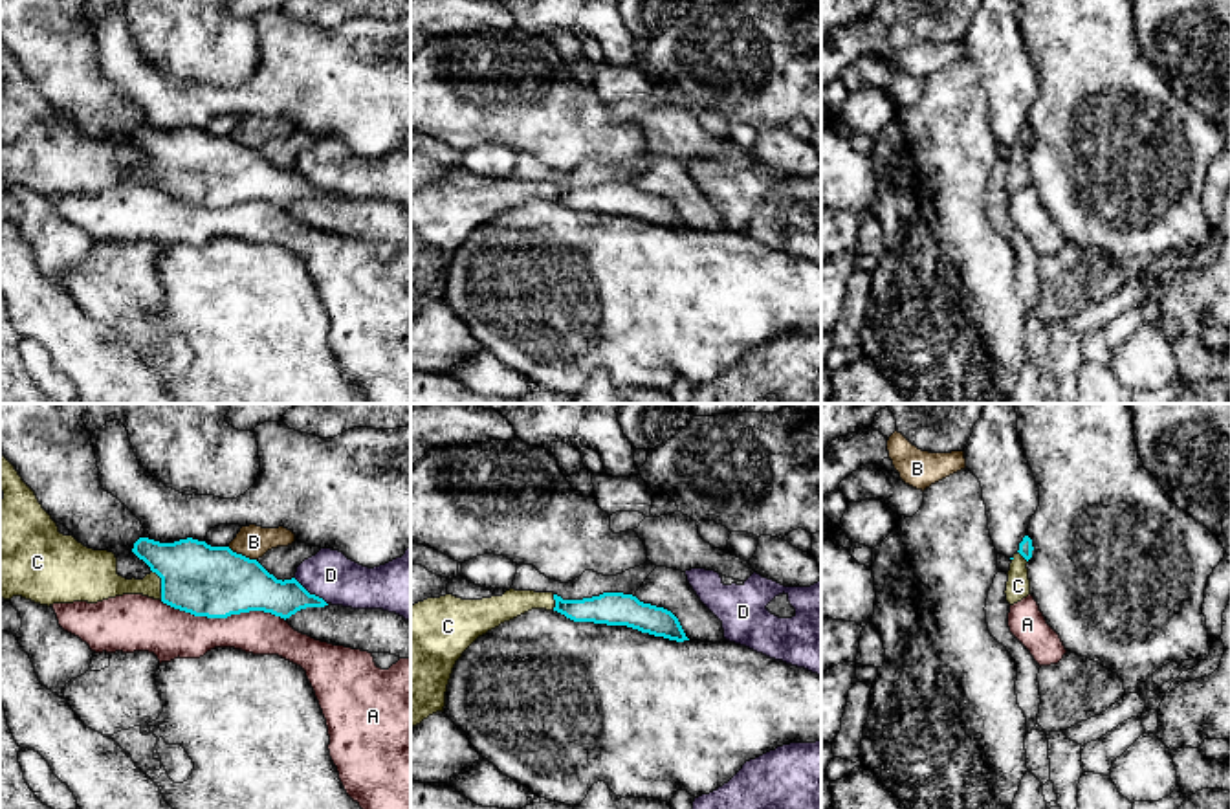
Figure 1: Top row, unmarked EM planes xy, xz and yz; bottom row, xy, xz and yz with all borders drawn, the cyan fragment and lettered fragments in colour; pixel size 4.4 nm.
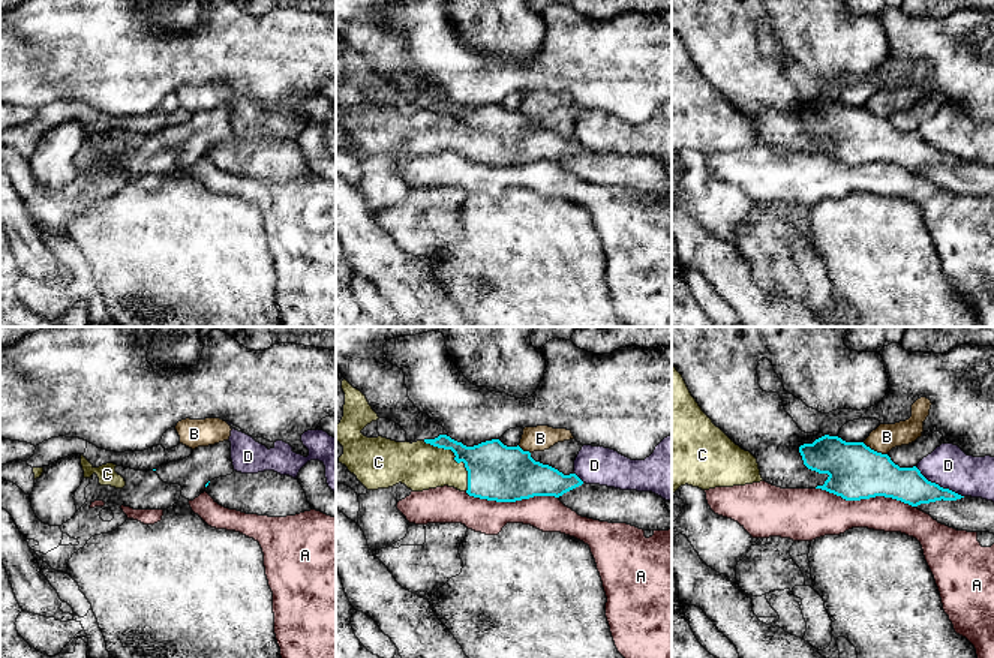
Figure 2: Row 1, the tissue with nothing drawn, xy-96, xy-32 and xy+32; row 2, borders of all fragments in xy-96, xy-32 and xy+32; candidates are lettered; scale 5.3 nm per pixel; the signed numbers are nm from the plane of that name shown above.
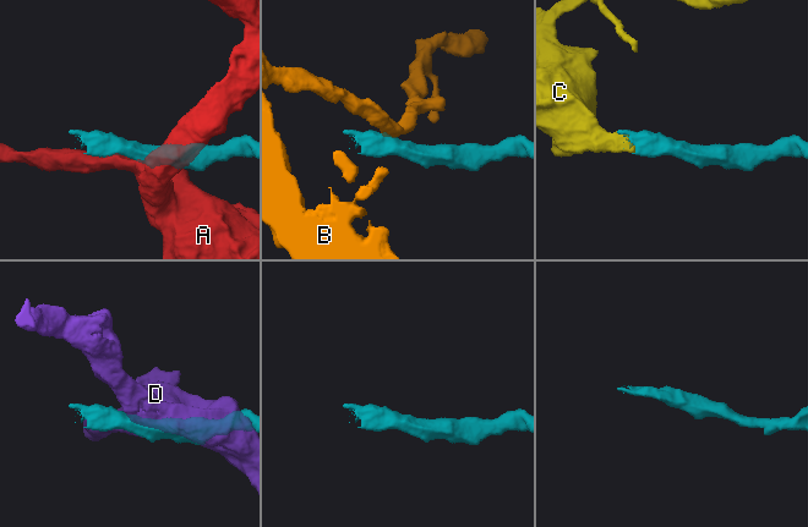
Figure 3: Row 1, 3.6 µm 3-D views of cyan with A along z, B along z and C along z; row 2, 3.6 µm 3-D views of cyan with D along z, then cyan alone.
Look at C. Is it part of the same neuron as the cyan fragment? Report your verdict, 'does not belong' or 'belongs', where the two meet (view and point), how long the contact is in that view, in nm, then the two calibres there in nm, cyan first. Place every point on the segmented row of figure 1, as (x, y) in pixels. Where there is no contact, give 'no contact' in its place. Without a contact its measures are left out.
belongs; contact xy (162, 586); length 130 nm; calibres 320 and 140 nm

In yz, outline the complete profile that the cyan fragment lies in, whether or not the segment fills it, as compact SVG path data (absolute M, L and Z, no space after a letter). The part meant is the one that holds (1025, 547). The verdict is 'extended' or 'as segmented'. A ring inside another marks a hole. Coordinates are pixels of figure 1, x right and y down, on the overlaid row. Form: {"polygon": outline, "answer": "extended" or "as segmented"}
{"polygon": "M1028 536L1023 537L1019 543L1019 550L1014 554L1014 560L1010 563L1008 582L1006 582L1006 602L1010 605L1021 602L1030 594L1030 580L1028 580L1028 569L1027 563L1032 558L1032 539Z", "answer": "extended"}

